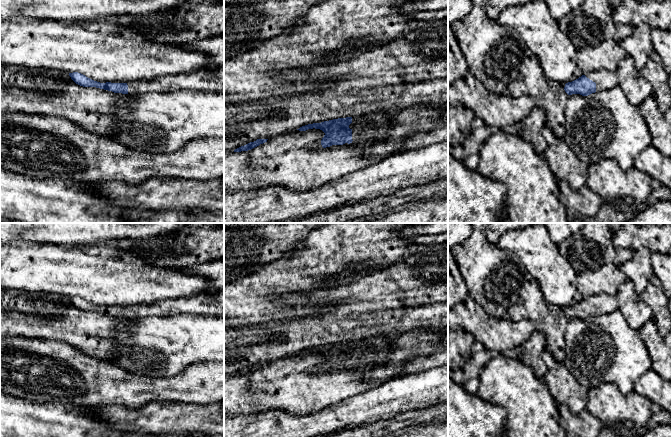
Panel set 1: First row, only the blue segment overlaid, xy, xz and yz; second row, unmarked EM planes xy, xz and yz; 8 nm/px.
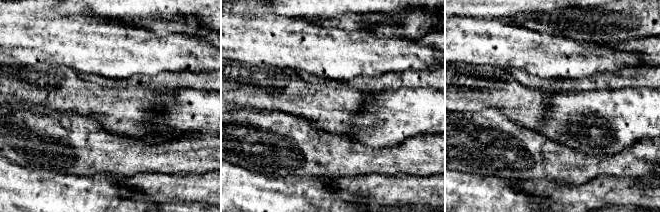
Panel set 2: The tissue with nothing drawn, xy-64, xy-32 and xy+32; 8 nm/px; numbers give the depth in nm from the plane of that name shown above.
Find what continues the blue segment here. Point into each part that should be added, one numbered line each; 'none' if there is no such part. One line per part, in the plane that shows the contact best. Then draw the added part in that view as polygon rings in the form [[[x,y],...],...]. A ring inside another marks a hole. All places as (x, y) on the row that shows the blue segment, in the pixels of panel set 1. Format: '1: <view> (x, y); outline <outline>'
1: xz (361, 128); outline [[[387,109],[375,111],[372,113],[362,114],[352,117],[352,140],[369,139],[378,132],[378,125],[367,118],[373,115],[390,115],[399,112],[401,109]]]
2: yz (604, 79); outline [[[601,70],[586,74],[585,76],[596,83],[596,92],[617,86],[616,71]]]

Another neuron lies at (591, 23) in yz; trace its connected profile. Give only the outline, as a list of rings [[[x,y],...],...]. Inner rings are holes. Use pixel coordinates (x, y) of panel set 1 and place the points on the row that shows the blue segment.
[[[585,0],[558,23],[577,50],[595,46],[604,40],[619,43],[633,34],[634,27],[616,24],[612,11],[608,0]]]

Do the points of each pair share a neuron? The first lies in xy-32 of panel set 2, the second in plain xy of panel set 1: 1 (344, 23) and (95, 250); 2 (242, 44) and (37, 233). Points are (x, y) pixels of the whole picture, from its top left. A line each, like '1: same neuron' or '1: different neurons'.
1: same neuron
2: different neurons

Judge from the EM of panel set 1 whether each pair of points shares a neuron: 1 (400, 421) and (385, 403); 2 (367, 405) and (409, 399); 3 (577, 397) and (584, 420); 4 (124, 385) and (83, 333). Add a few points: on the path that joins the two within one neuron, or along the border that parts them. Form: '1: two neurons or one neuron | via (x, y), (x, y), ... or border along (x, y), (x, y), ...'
1: two neurons | border along (418, 409), (372, 421)
2: one neuron | via (377, 404), (390, 399), (399, 399)
3: two neurons | border along (559, 405), (565, 404), (574, 413), (586, 409)
4: two neurons | border along (78, 348), (87, 354), (100, 357)

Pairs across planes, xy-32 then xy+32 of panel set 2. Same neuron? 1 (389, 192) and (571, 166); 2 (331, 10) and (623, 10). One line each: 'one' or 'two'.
1: two
2: two

